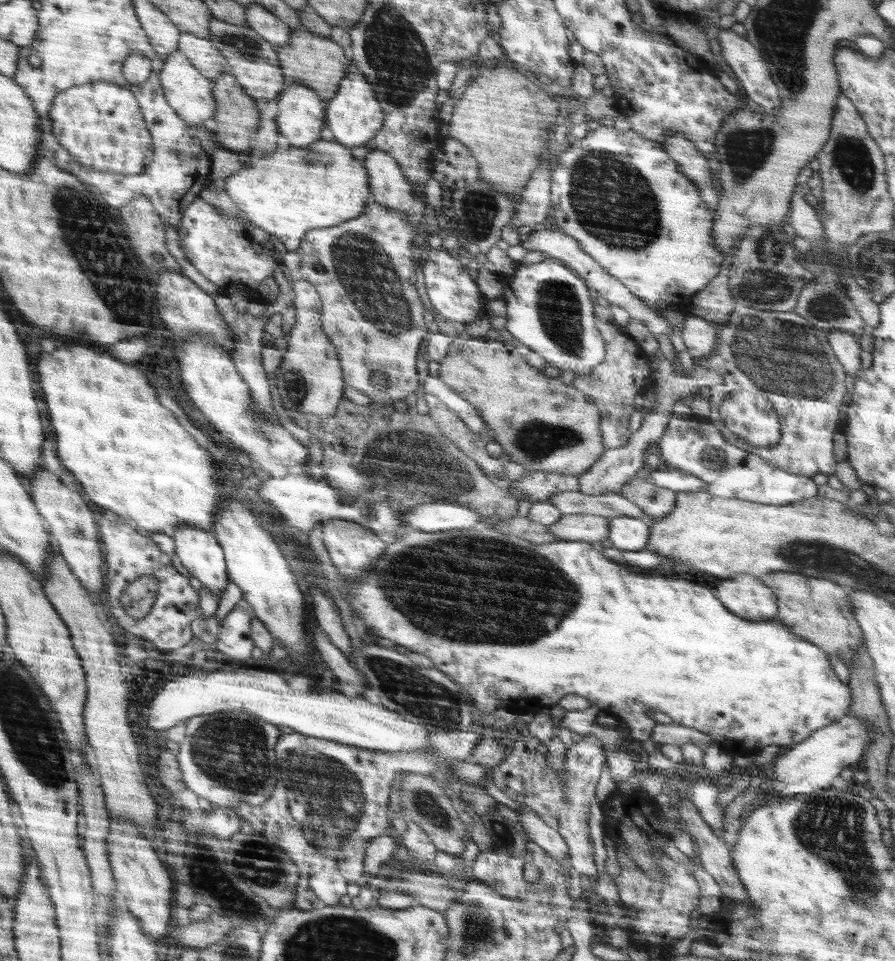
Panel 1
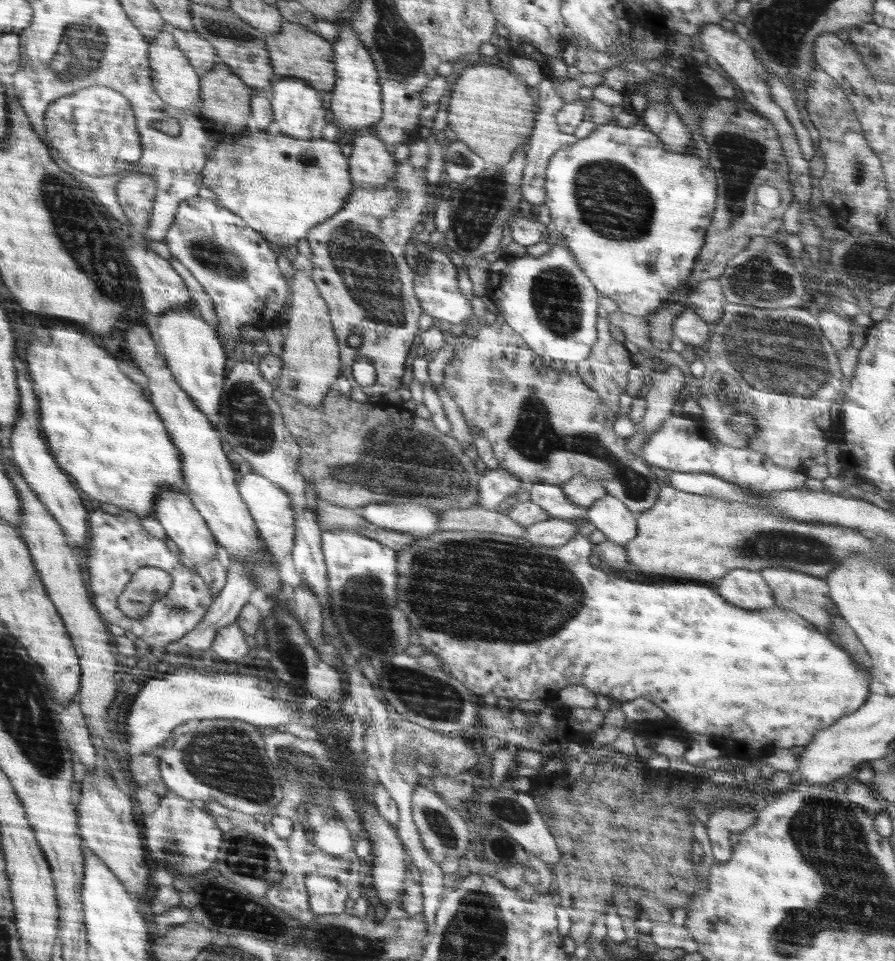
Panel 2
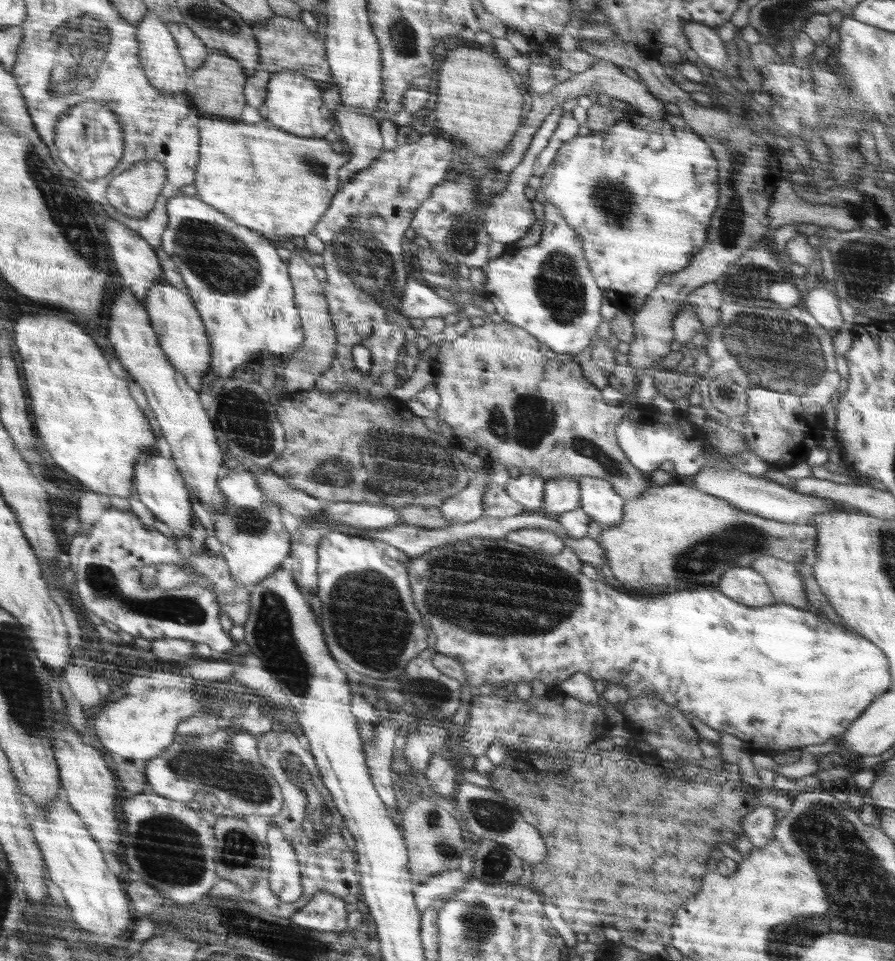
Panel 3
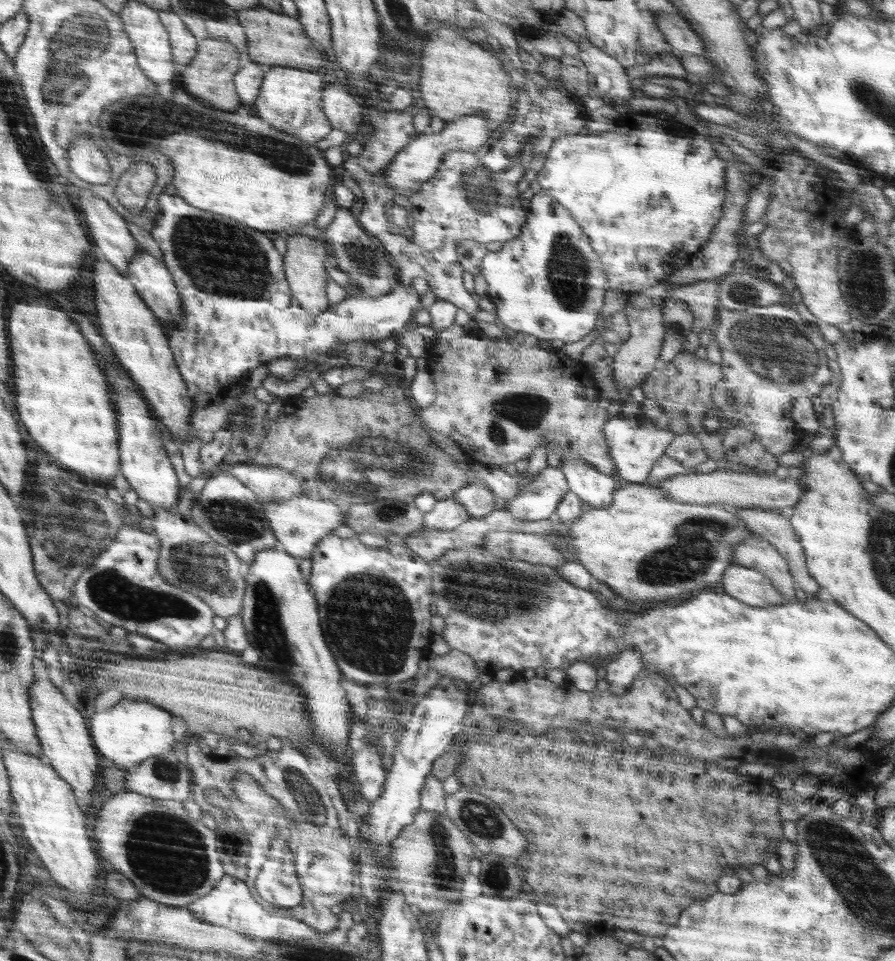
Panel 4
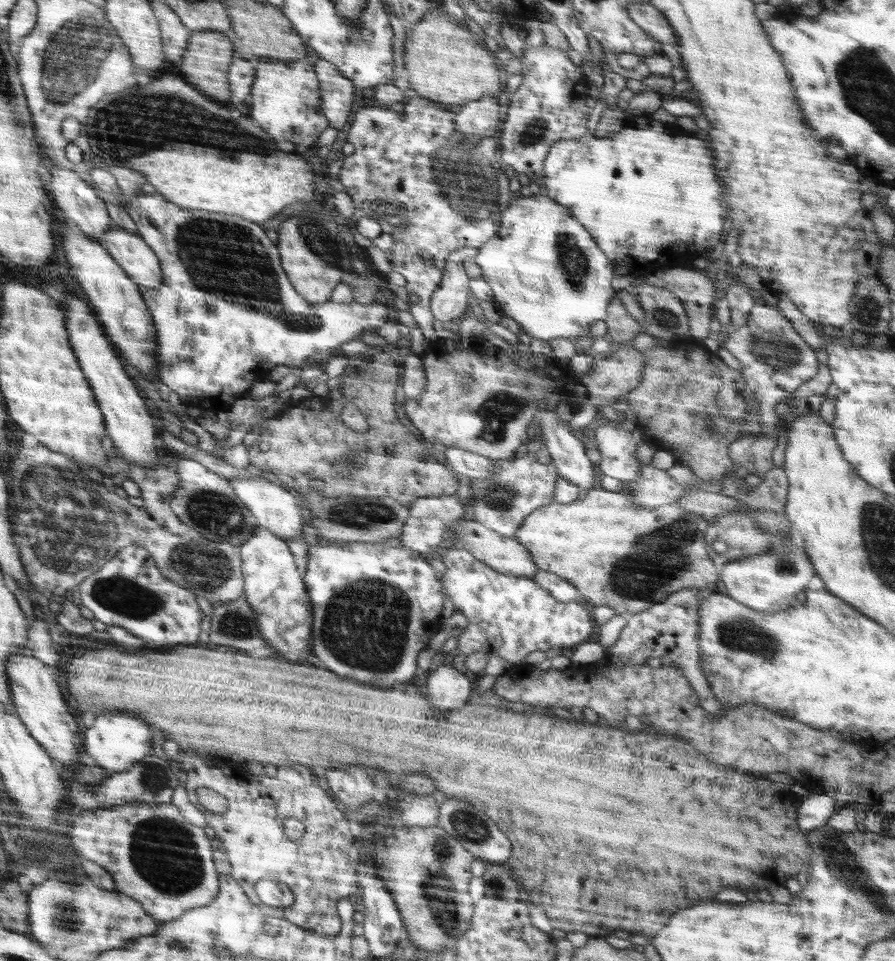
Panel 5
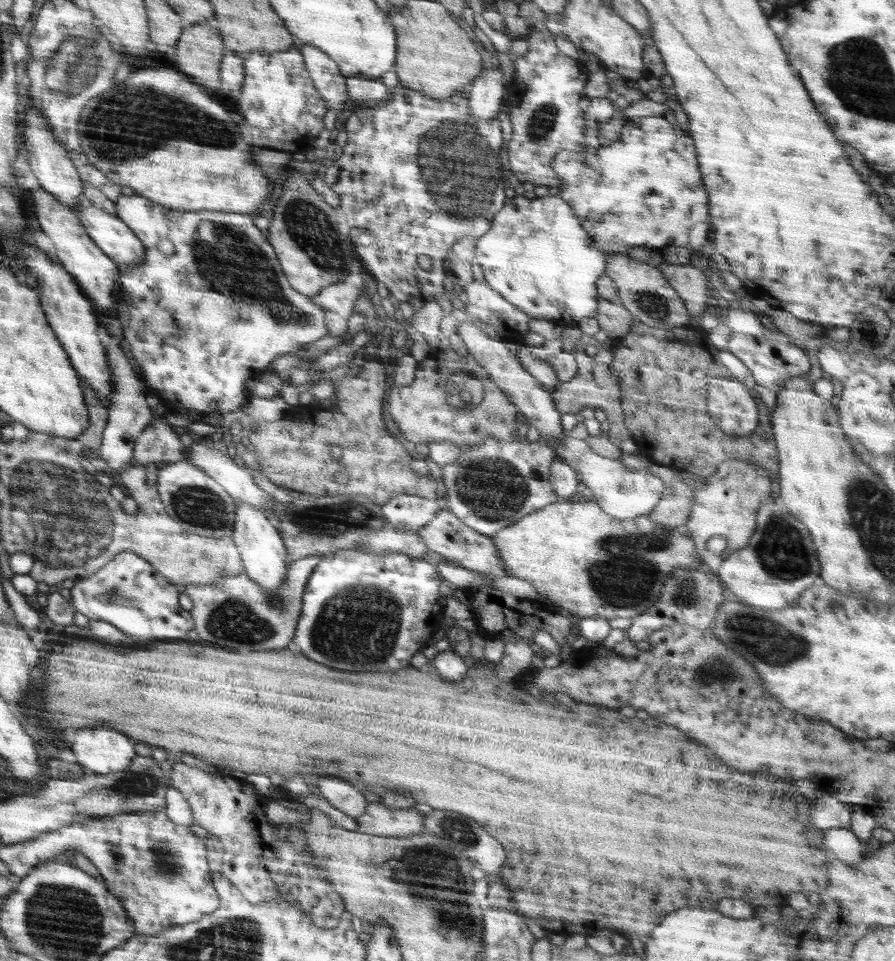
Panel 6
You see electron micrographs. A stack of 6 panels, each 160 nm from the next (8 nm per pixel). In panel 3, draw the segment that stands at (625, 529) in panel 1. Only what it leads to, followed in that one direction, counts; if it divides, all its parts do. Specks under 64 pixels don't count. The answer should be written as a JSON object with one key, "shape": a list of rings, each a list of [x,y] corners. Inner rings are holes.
{"shape":[[[580,477],[580,507],[603,527],[615,525],[623,515],[626,501],[606,481]]]}

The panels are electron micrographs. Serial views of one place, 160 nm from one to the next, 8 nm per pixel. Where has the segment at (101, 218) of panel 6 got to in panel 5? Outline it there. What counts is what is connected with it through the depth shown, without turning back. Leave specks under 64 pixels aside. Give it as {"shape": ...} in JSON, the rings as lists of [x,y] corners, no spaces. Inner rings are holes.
{"shape":[[[114,225],[100,243],[139,286],[153,289],[161,285],[161,261],[140,235]]]}

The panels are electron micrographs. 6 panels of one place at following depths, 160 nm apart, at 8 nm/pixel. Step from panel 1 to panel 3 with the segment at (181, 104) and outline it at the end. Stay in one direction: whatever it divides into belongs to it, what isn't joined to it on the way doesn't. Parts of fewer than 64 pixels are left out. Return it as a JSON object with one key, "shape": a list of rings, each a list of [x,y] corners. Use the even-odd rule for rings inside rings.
{"shape":[[[146,13],[136,27],[136,36],[140,45],[141,68],[145,70],[150,84],[162,92],[171,94],[186,91],[187,76],[185,60],[181,56],[180,46],[176,43],[176,38],[169,31],[168,24],[154,13]]]}

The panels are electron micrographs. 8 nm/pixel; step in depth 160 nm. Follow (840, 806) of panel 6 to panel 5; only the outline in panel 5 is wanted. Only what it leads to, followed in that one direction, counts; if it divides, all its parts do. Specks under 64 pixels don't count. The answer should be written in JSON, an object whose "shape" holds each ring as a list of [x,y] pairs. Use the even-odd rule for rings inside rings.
{"shape":[[[814,794],[804,799],[800,807],[797,823],[803,832],[820,828],[837,811],[836,801],[825,794]]]}

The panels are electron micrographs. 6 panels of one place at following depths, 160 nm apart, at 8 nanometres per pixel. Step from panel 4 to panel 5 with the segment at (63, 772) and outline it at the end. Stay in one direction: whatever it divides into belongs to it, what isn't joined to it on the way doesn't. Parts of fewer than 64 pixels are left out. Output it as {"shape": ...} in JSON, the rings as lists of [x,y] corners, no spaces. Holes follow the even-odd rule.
{"shape":[[[16,653],[9,656],[5,664],[5,673],[10,685],[11,702],[18,716],[22,717],[26,728],[34,738],[49,752],[54,760],[62,762],[64,766],[74,768],[78,764],[78,720],[72,716],[64,704],[64,696],[60,692],[60,686],[52,678],[52,668],[36,658],[28,658],[26,654]]]}

